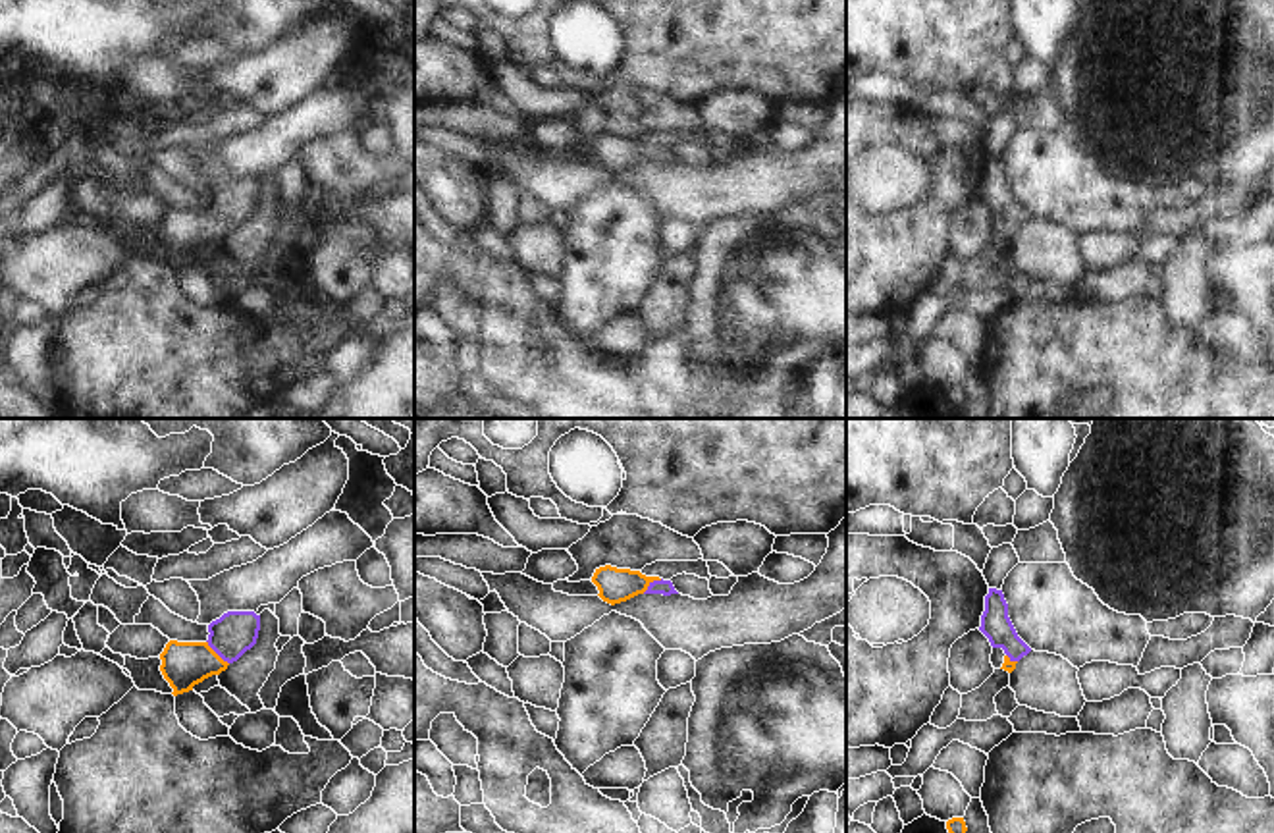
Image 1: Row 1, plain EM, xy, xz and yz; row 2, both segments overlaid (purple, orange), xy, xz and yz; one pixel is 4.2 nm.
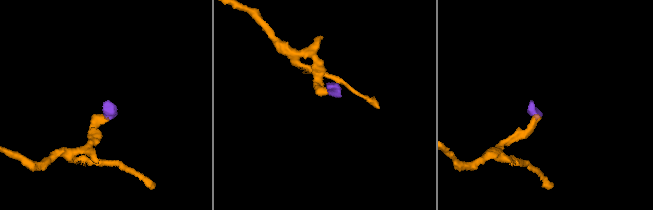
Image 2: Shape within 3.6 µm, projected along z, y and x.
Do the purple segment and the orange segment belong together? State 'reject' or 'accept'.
accept

